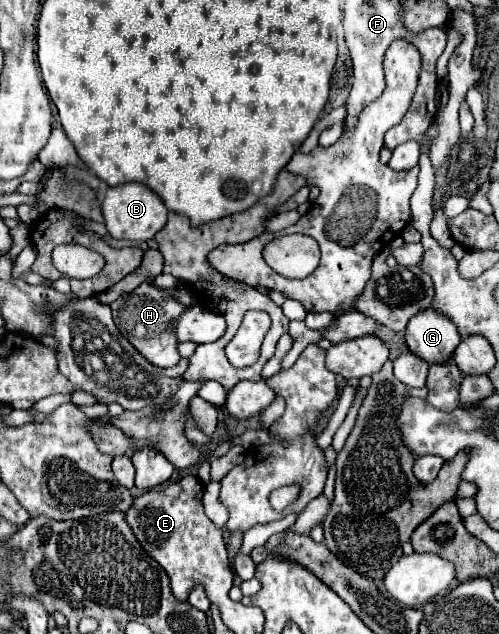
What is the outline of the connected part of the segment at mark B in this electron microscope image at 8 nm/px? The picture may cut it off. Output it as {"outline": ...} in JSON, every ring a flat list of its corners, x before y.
{"outline":[[125,183,119,187,109,187,101,203,101,213,105,217,105,227,113,239,129,241,149,241,153,239,167,223,167,209,157,195,141,183]]}

